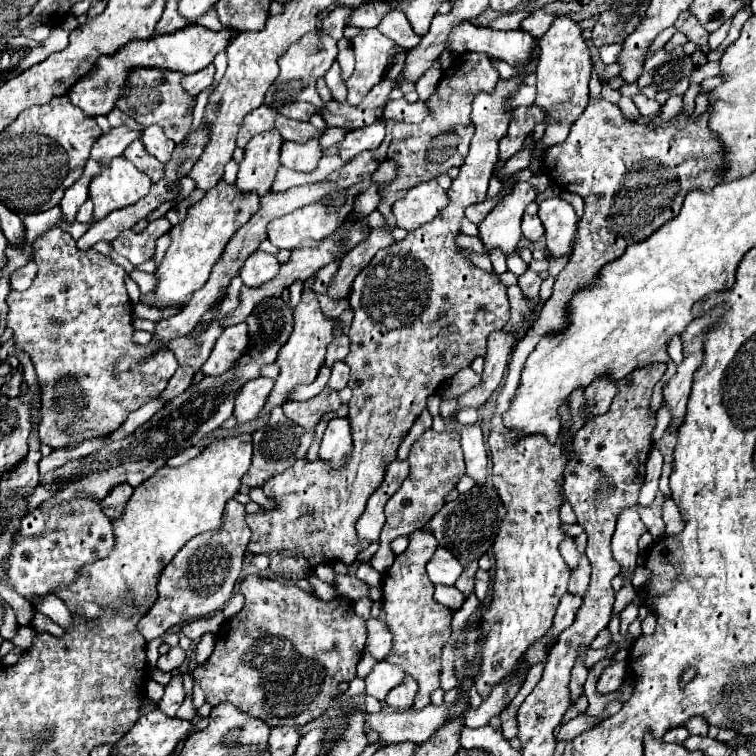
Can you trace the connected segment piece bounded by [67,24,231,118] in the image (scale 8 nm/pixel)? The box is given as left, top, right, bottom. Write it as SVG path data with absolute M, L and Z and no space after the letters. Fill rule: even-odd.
M193 24L193 26L185 26L173 34L153 36L149 40L127 42L125 46L121 46L121 50L117 50L117 54L101 56L97 60L95 70L85 74L79 82L75 82L69 88L67 98L91 118L107 116L115 108L131 70L135 70L135 68L159 68L159 70L177 70L183 74L193 74L193 72L205 68L207 64L211 64L215 54L219 50L227 48L229 38L231 38L229 28L223 28L221 32L213 32L209 28Z

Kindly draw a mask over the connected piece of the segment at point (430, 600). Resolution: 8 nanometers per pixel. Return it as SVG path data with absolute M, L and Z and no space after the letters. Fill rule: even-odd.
M417 530L409 536L409 546L403 554L399 554L393 562L393 566L383 574L381 592L383 592L383 612L387 628L395 634L393 650L385 660L405 666L407 674L411 674L417 684L419 692L415 698L413 708L421 710L427 704L431 704L431 692L435 692L439 686L439 674L441 674L441 652L445 642L451 638L451 612L435 602L433 590L435 586L429 582L425 564L433 556L437 546L437 540L433 534L425 530Z

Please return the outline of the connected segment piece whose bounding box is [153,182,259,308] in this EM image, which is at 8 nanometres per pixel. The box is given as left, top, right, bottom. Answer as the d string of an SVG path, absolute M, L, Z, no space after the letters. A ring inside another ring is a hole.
M219 182L213 190L205 194L201 202L191 206L187 212L187 218L171 228L169 232L171 244L159 268L155 270L155 278L157 278L157 286L153 290L155 304L161 308L185 306L191 294L201 290L201 286L205 286L209 278L209 270L221 256L225 242L229 242L229 238L255 214L257 208L259 208L257 194L239 198L237 190L233 190L233 184L229 186L225 182Z

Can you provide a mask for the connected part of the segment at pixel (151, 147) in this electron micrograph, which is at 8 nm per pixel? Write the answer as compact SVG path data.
M151 124L151 126L143 128L141 140L143 140L147 152L153 154L153 156L155 156L159 162L163 162L163 164L169 160L173 148L175 148L175 142L169 140L169 138L165 136L165 132L161 130L161 126L157 126L157 124Z

